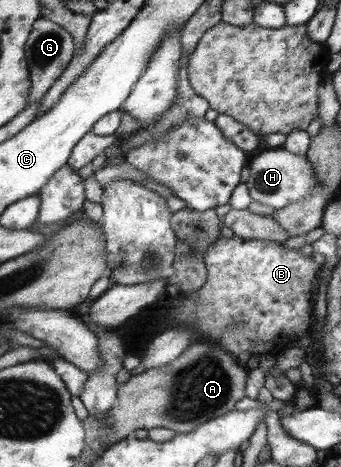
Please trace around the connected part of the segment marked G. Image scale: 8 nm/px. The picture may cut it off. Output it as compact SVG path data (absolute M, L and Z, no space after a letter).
M44 18L37 20L34 24L34 30L31 31L26 42L26 60L29 62L30 67L30 92L26 102L27 105L37 102L45 96L54 80L61 76L61 73L69 64L74 48L75 40L73 35L65 31L63 27Z

